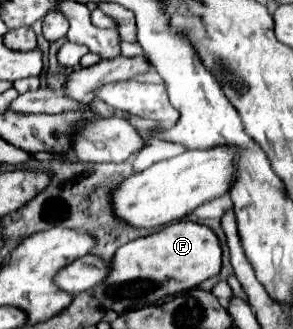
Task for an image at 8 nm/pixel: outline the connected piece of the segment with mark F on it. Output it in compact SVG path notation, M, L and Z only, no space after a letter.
M178 220L158 232L120 246L112 258L108 276L90 290L90 296L108 312L120 312L122 308L142 302L160 302L182 290L192 290L206 278L218 274L220 262L222 248L216 234L208 226Z

